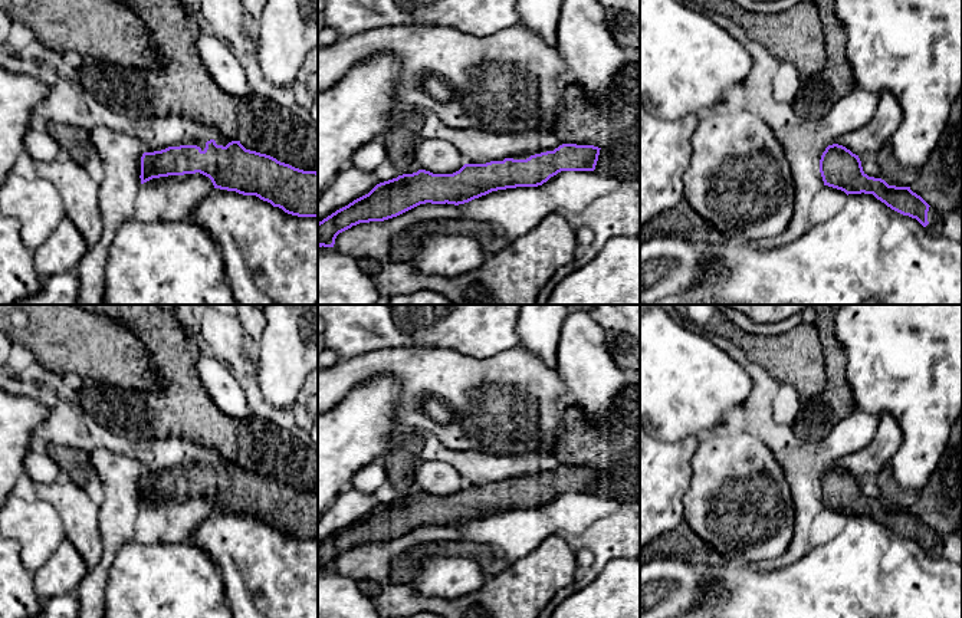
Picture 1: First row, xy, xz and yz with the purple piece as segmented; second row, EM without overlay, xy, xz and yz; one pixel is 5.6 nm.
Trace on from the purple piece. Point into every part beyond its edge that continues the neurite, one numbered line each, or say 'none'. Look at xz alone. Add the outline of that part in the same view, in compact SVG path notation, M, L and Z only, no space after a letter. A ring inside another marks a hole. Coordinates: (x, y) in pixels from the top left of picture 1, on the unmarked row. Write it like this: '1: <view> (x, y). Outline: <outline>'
none

